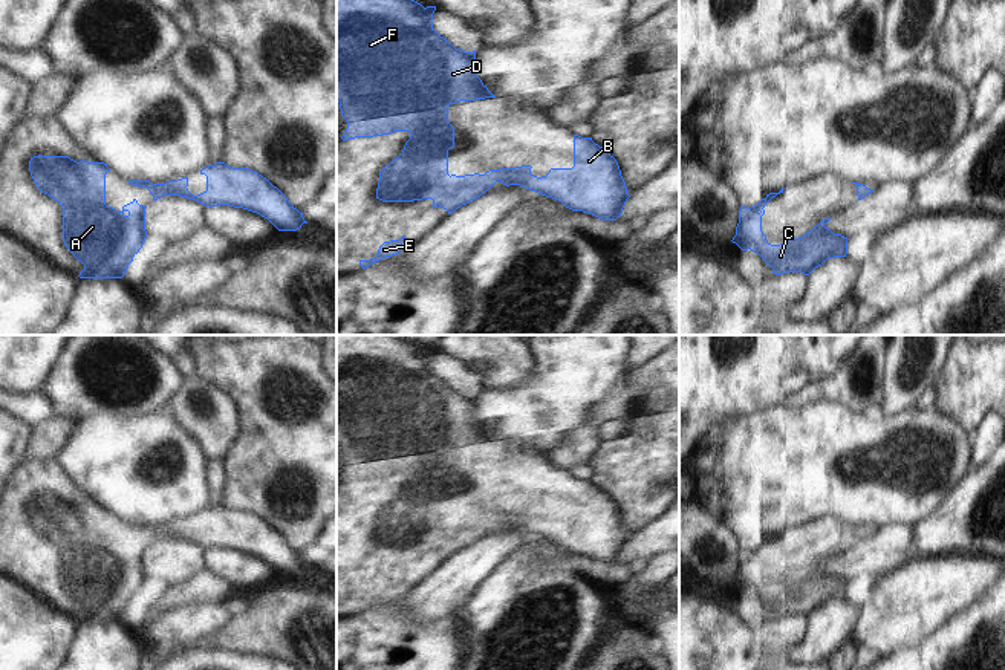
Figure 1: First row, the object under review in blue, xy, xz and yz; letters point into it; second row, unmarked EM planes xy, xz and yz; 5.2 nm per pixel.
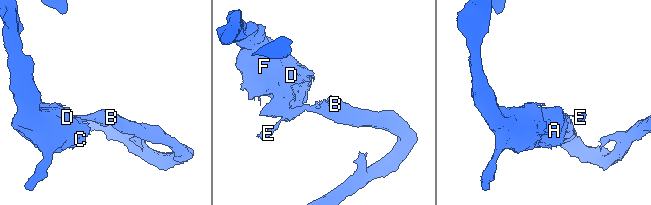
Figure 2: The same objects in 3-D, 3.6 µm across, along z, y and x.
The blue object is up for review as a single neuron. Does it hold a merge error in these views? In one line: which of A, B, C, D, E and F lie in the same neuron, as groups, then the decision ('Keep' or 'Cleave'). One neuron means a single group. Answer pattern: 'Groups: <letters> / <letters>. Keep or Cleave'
Groups: A B C D E F. Keep

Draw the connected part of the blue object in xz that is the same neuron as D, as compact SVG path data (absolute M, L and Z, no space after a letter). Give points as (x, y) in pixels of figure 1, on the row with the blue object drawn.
M337 0L337 101L340 102L341 116L347 121L347 128L343 133L341 139L347 141L355 138L373 138L373 136L390 135L393 132L408 132L411 135L410 139L405 142L402 153L379 171L376 199L382 202L413 202L413 200L431 199L433 208L444 208L448 211L448 214L453 214L462 205L467 205L471 200L485 194L499 181L506 187L520 185L542 196L552 197L572 211L583 211L603 220L616 220L621 216L623 208L630 196L627 194L627 187L621 176L621 170L616 159L607 150L595 144L592 138L581 138L578 135L574 135L574 167L551 168L549 173L542 177L537 177L531 173L532 168L531 165L489 170L485 174L479 173L465 176L448 174L448 150L454 147L454 127L448 122L448 107L460 101L496 98L496 95L493 95L488 90L488 87L482 83L482 80L476 75L476 50L465 52L462 49L456 49L451 43L447 41L447 38L441 37L433 29L431 20L434 11L436 6L424 8L421 3L415 0Z

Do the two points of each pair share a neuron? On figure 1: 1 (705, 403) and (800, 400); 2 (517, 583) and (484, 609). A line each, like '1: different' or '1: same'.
1: different
2: same

